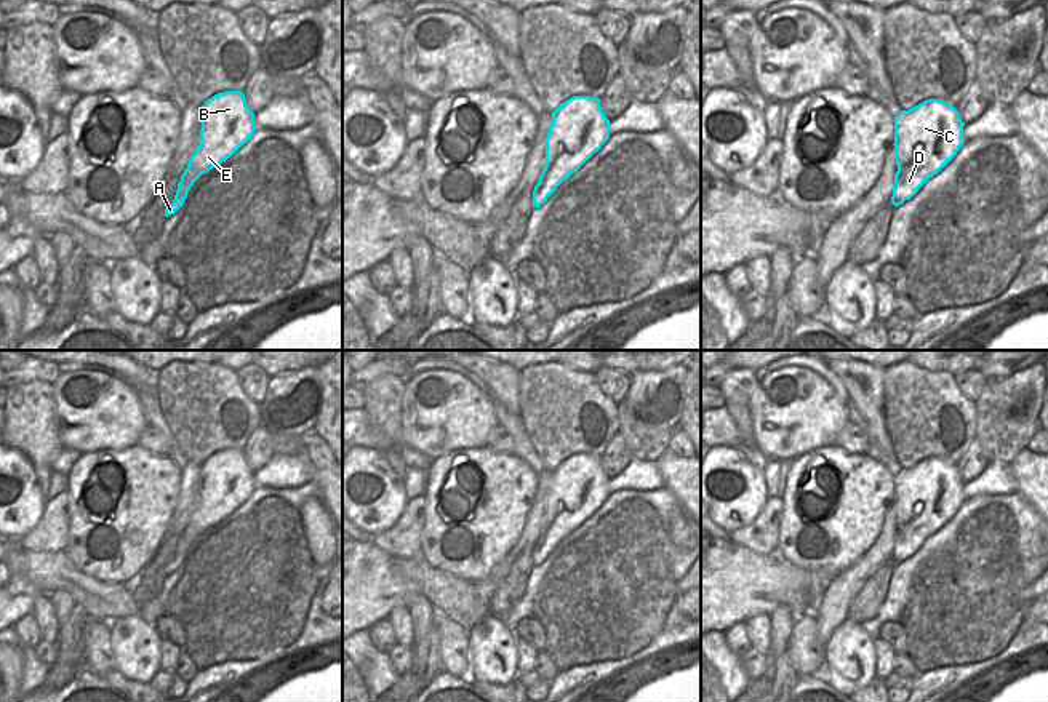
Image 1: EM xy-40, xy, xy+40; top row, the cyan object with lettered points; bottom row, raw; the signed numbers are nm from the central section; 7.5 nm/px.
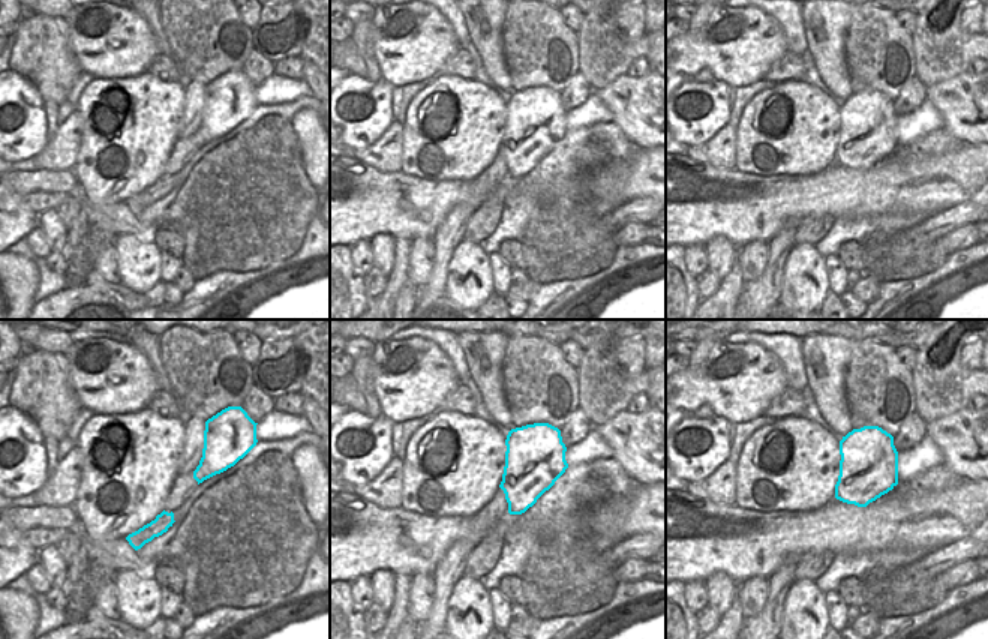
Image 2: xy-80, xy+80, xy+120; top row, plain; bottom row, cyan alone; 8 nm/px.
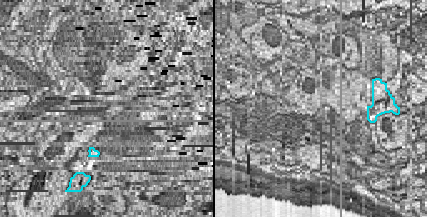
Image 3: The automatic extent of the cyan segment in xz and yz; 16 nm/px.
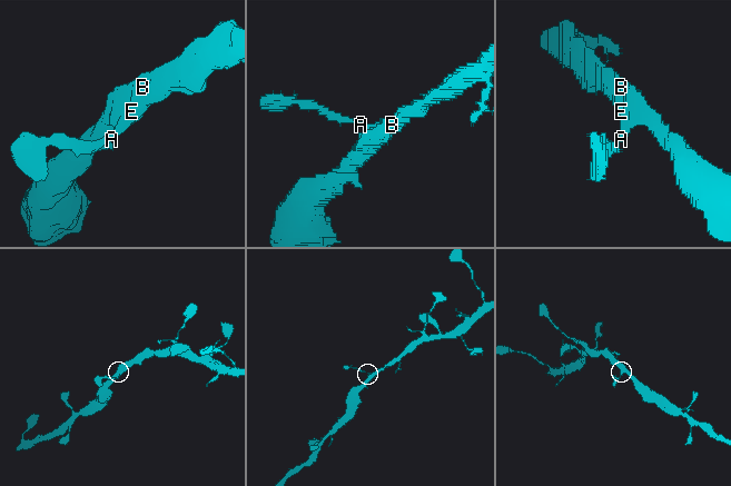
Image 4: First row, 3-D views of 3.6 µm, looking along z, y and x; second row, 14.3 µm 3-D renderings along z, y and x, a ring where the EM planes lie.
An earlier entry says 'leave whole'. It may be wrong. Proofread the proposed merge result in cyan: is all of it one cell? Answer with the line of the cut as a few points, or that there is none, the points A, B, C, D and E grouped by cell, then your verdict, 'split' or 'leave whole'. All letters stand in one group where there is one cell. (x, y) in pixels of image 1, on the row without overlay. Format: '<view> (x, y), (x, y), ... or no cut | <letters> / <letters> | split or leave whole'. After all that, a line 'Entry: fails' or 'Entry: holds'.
no cut | A B C D E | leave whole
Entry: holds

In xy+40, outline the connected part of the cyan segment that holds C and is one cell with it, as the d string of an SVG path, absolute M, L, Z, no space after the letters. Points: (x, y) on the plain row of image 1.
M926 457L894 475L894 564L910 558L957 513L963 485L957 467L941 457Z

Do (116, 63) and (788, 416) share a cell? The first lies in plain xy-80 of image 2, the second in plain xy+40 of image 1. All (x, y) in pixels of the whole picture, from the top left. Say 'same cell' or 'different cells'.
same cell

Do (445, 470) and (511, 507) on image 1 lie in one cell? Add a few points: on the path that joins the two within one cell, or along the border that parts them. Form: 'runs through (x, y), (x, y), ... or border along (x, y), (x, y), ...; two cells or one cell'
runs through (464, 461), (469, 458), (480, 464), (492, 488); one cell

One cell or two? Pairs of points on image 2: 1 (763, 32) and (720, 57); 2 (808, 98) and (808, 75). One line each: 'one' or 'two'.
1: one
2: two

